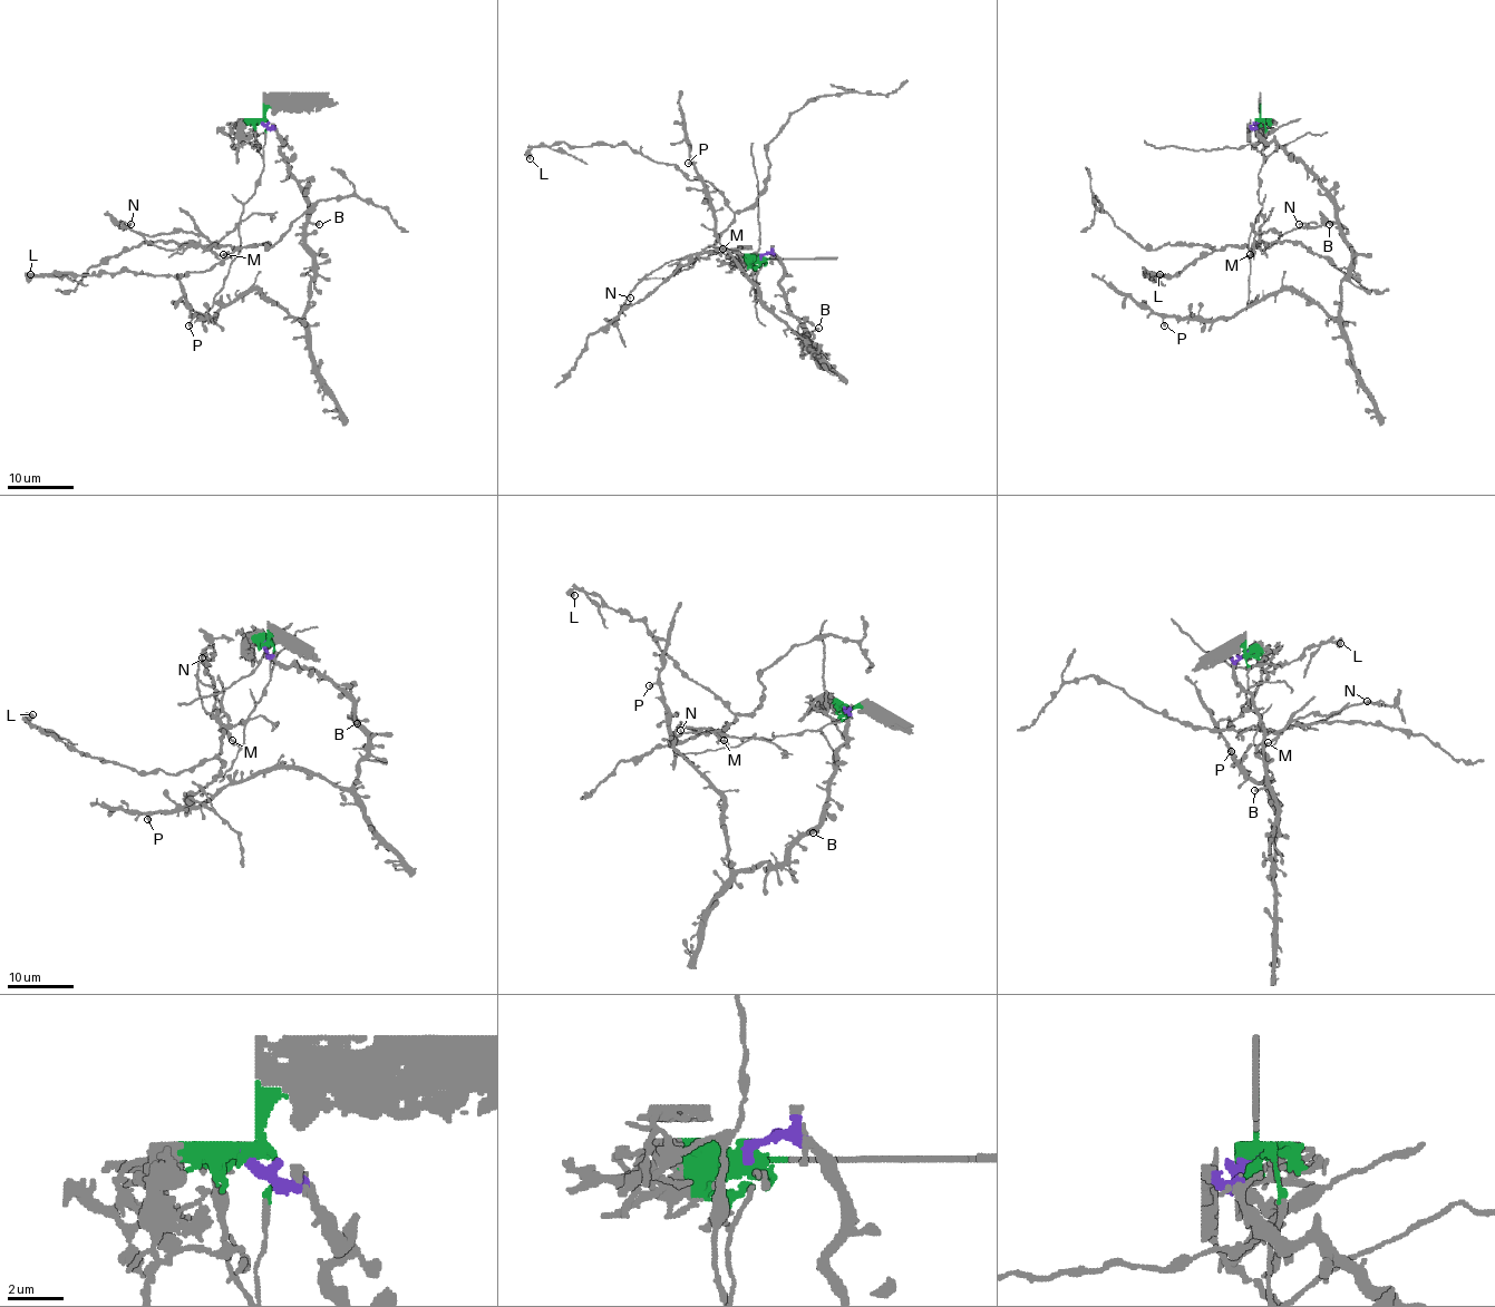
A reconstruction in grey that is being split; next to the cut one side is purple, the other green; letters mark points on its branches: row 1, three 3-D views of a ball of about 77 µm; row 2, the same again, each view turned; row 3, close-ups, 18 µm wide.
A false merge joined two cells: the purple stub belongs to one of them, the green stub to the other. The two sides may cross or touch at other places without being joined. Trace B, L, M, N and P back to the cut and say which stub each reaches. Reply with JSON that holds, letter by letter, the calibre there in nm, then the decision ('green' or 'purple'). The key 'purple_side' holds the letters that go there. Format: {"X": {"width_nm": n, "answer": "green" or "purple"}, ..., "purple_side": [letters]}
{"B": {"width_nm": 240, "answer": "purple"}, "L": {"width_nm": 550, "answer": "green"}, "M": {"width_nm": 200, "answer": "green"}, "N": {"width_nm": 130, "answer": "green"}, "P": {"width_nm": 260, "answer": "purple"}, "purple_side": ["B", "P"]}

